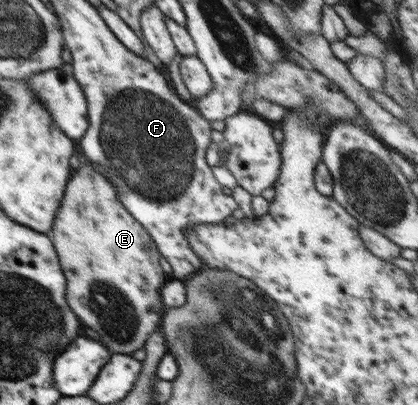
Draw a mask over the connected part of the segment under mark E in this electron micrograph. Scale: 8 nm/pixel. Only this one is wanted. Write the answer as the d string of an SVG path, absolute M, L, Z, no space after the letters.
M82 154L82 164L71 172L67 190L54 217L50 238L66 276L66 301L83 326L93 328L95 337L111 352L132 355L144 348L147 338L159 329L165 306L160 288L165 272L159 265L160 252L145 227L133 218L115 192L115 186Z

